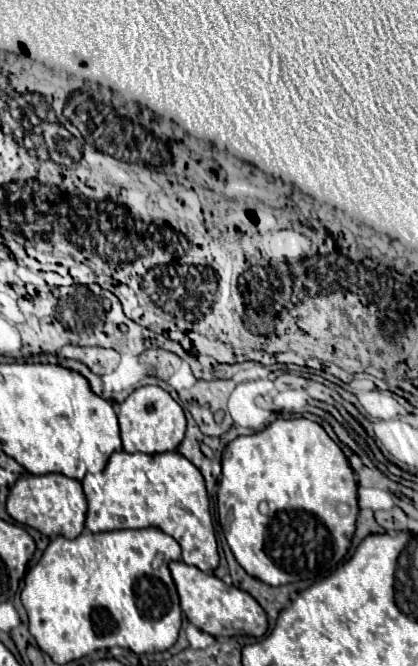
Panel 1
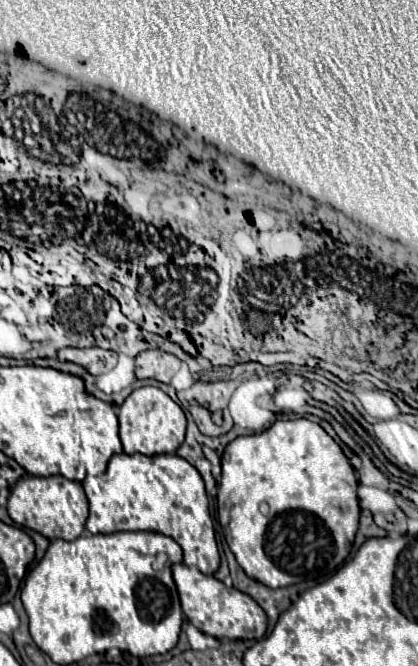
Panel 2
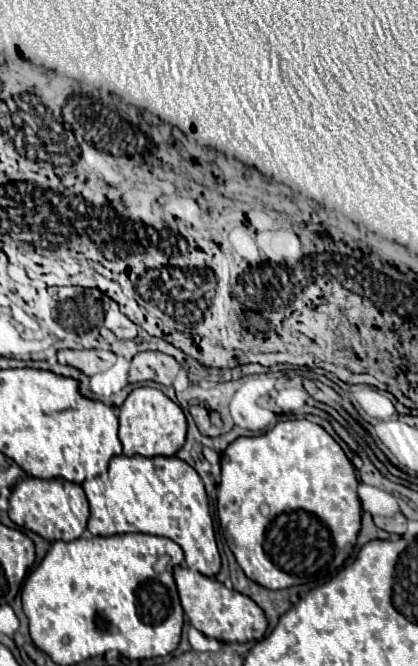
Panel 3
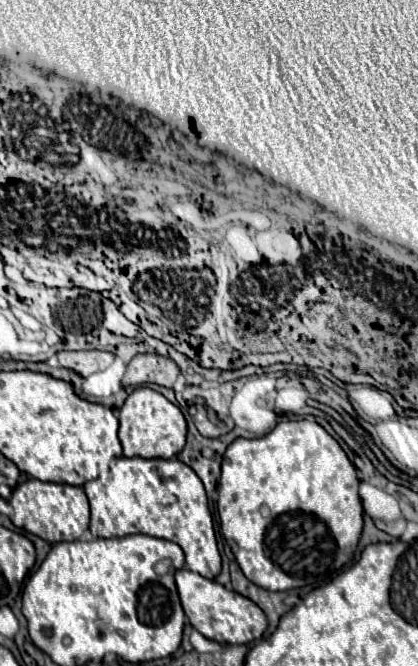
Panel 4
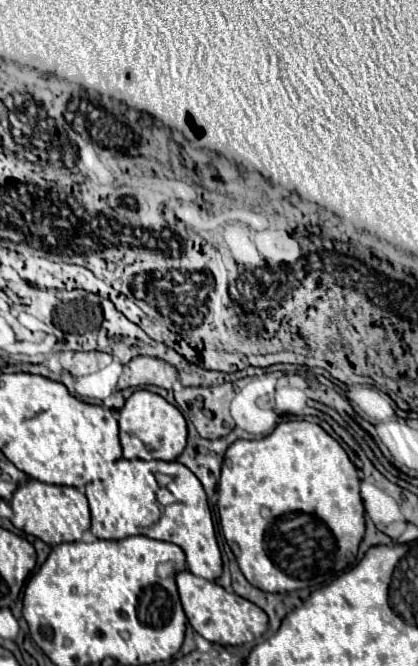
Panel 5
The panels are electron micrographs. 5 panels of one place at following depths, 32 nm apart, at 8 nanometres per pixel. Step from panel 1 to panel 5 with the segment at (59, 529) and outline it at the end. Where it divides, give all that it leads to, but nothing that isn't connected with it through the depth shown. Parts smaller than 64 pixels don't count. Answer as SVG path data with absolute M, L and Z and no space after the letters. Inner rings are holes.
M28 480L26 484L18 486L18 490L10 500L10 506L14 510L12 524L18 530L40 538L50 546L56 546L62 542L78 542L82 540L82 534L90 528L88 500L84 492L72 486L58 486L58 484L44 484L40 480Z

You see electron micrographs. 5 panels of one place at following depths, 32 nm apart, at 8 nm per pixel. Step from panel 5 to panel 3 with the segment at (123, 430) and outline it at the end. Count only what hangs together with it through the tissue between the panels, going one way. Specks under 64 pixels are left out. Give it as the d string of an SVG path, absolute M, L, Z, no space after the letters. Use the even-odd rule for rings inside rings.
M140 386L128 394L124 404L118 408L120 420L120 442L126 456L172 456L176 454L186 438L186 416L178 404L174 404L162 390Z

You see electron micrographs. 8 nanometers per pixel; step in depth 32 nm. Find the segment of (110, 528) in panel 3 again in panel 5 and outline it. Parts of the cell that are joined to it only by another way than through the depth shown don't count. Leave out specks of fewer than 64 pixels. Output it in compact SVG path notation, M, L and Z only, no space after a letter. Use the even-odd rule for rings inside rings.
M120 458L110 468L106 482L90 482L86 498L92 512L90 532L100 540L120 540L142 534L154 540L178 544L186 554L190 572L216 580L222 574L222 558L214 538L212 514L206 492L190 468L172 460L126 460Z

